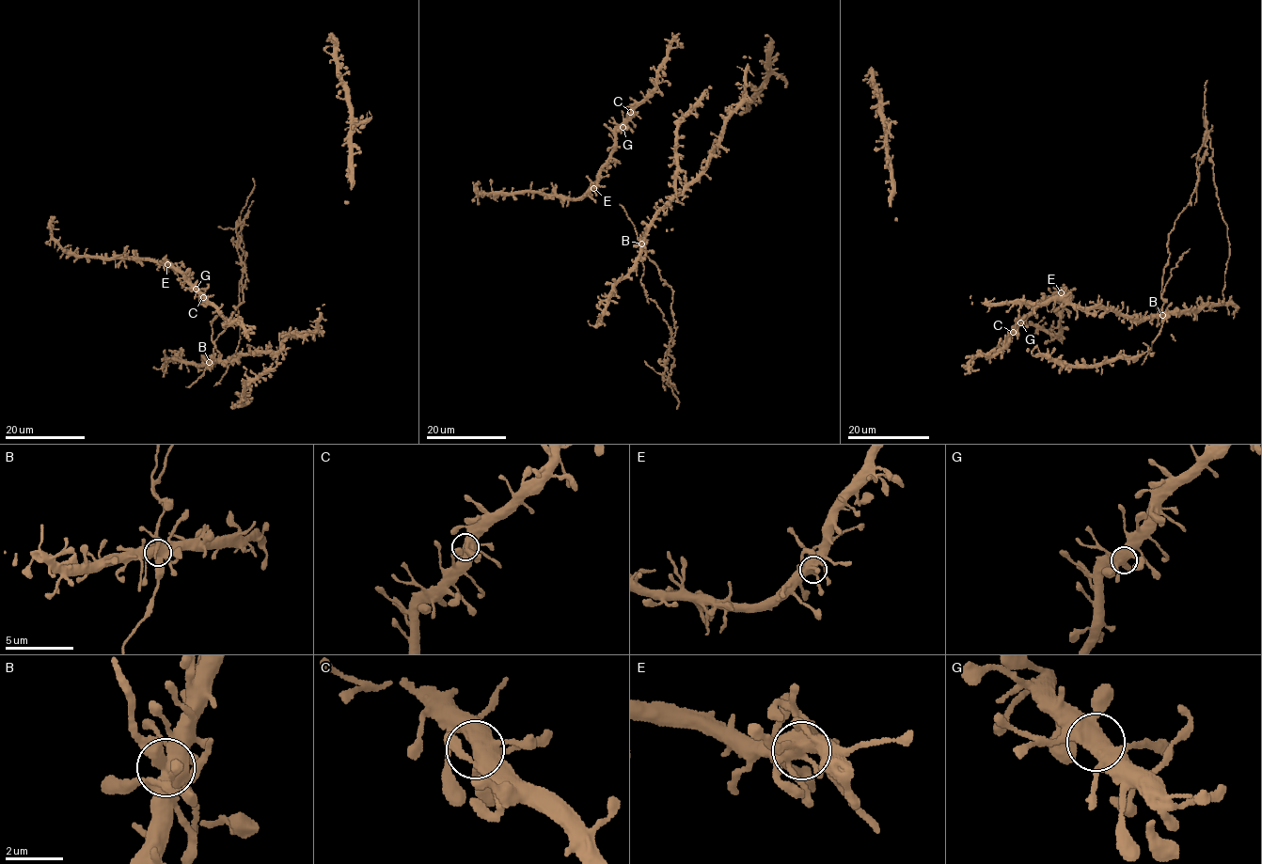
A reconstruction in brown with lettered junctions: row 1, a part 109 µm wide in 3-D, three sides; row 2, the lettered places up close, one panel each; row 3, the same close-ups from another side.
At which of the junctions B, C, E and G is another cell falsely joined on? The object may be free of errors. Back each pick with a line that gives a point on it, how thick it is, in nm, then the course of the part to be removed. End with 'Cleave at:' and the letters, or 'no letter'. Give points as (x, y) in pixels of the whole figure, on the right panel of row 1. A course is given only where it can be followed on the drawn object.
B: place (1162, 315); calibre 550 nm; course (1162, 316), (1168, 237), (1193, 191), (1207, 135), (1219, 210), (1227, 226), (1222, 306)
Cleave at: B

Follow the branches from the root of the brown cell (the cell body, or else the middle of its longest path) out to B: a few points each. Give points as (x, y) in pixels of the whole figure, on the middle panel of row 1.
B: (695, 178), (661, 209), (641, 243)

